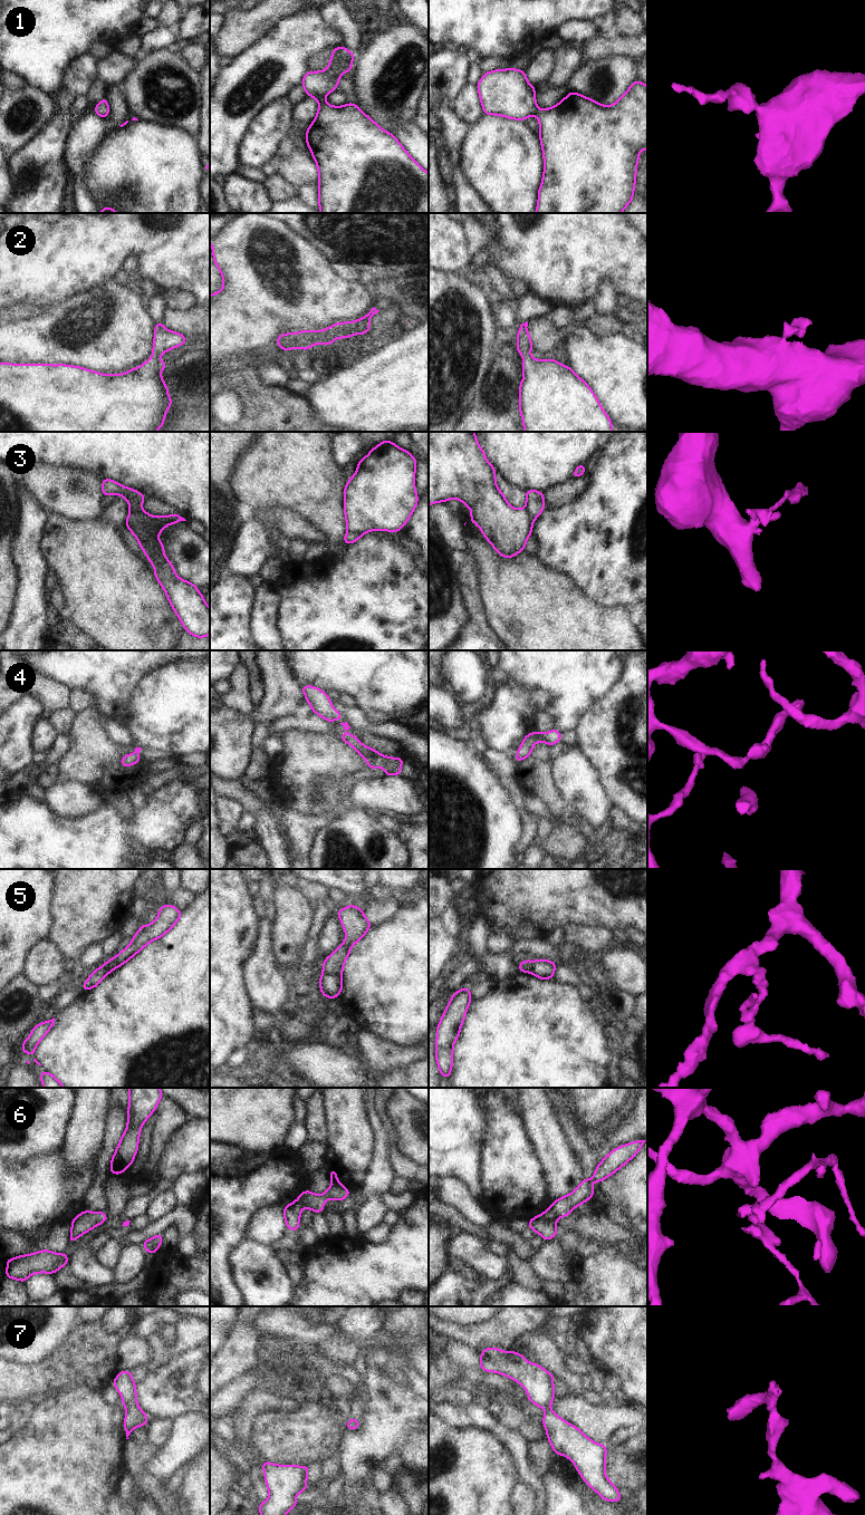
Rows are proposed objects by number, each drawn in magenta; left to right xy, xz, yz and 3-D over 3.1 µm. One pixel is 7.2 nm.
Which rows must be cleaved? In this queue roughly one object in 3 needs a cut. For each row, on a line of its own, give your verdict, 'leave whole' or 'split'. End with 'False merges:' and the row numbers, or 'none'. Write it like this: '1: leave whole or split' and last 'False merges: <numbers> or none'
1: leave whole
2: leave whole
3: split
4: leave whole
5: split
6: split
7: leave whole
False merges: 3, 5, 6

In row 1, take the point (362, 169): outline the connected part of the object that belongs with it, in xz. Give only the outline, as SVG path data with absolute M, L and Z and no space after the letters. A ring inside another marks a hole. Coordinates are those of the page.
M344 46L333 49L330 62L324 71L307 71L302 78L302 87L307 96L314 97L319 104L316 118L306 132L306 143L311 155L318 166L318 203L320 213L429 213L429 173L424 171L398 143L394 134L387 133L381 128L373 119L371 119L356 104L345 104L340 107L330 106L325 102L325 96L338 86L340 76L346 71L352 71L352 62L355 54L348 51Z

